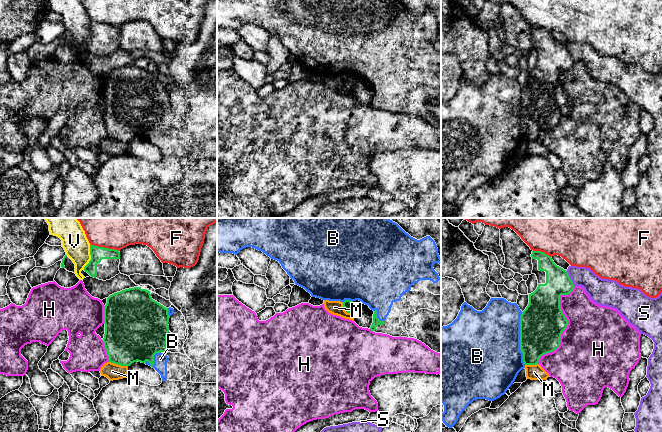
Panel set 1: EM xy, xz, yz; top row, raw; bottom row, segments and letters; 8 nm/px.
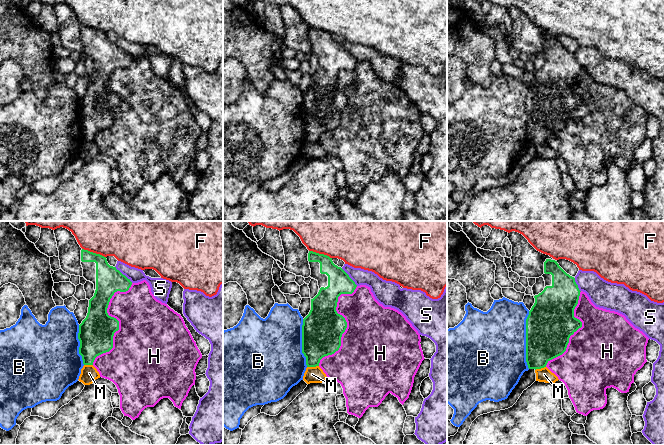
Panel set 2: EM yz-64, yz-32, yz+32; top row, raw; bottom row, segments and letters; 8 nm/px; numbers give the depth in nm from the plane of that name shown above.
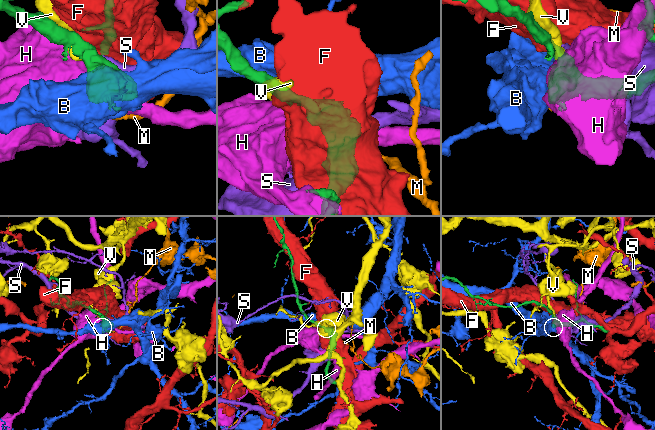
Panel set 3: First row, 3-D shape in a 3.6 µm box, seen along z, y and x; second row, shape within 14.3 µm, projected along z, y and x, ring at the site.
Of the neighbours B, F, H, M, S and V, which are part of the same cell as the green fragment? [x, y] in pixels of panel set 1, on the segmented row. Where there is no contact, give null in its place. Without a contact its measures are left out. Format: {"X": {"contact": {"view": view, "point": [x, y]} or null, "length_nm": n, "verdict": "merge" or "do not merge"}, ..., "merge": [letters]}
{"B": {"contact": {"view": "yz", "point": [520, 338]}, "length_nm": 420, "verdict": "do not merge"}, "F": {"contact": {"view": "xy", "point": [103, 247]}, "length_nm": 240, "verdict": "do not merge"}, "H": {"contact": {"view": "yz", "point": [567, 324]}, "length_nm": 700, "verdict": "do not merge"}, "M": {"contact": {"view": "xy", "point": [118, 364]}, "length_nm": 160, "verdict": "do not merge"}, "S": {"contact": {"view": "yz", "point": [570, 278]}, "length_nm": 140, "verdict": "do not merge"}, "V": {"contact": {"view": "xy", "point": [91, 257]}, "length_nm": 220, "verdict": "do not merge"}, "merge": []}

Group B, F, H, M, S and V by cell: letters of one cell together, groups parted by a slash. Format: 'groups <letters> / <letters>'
groups B / F / H / M / S / V

